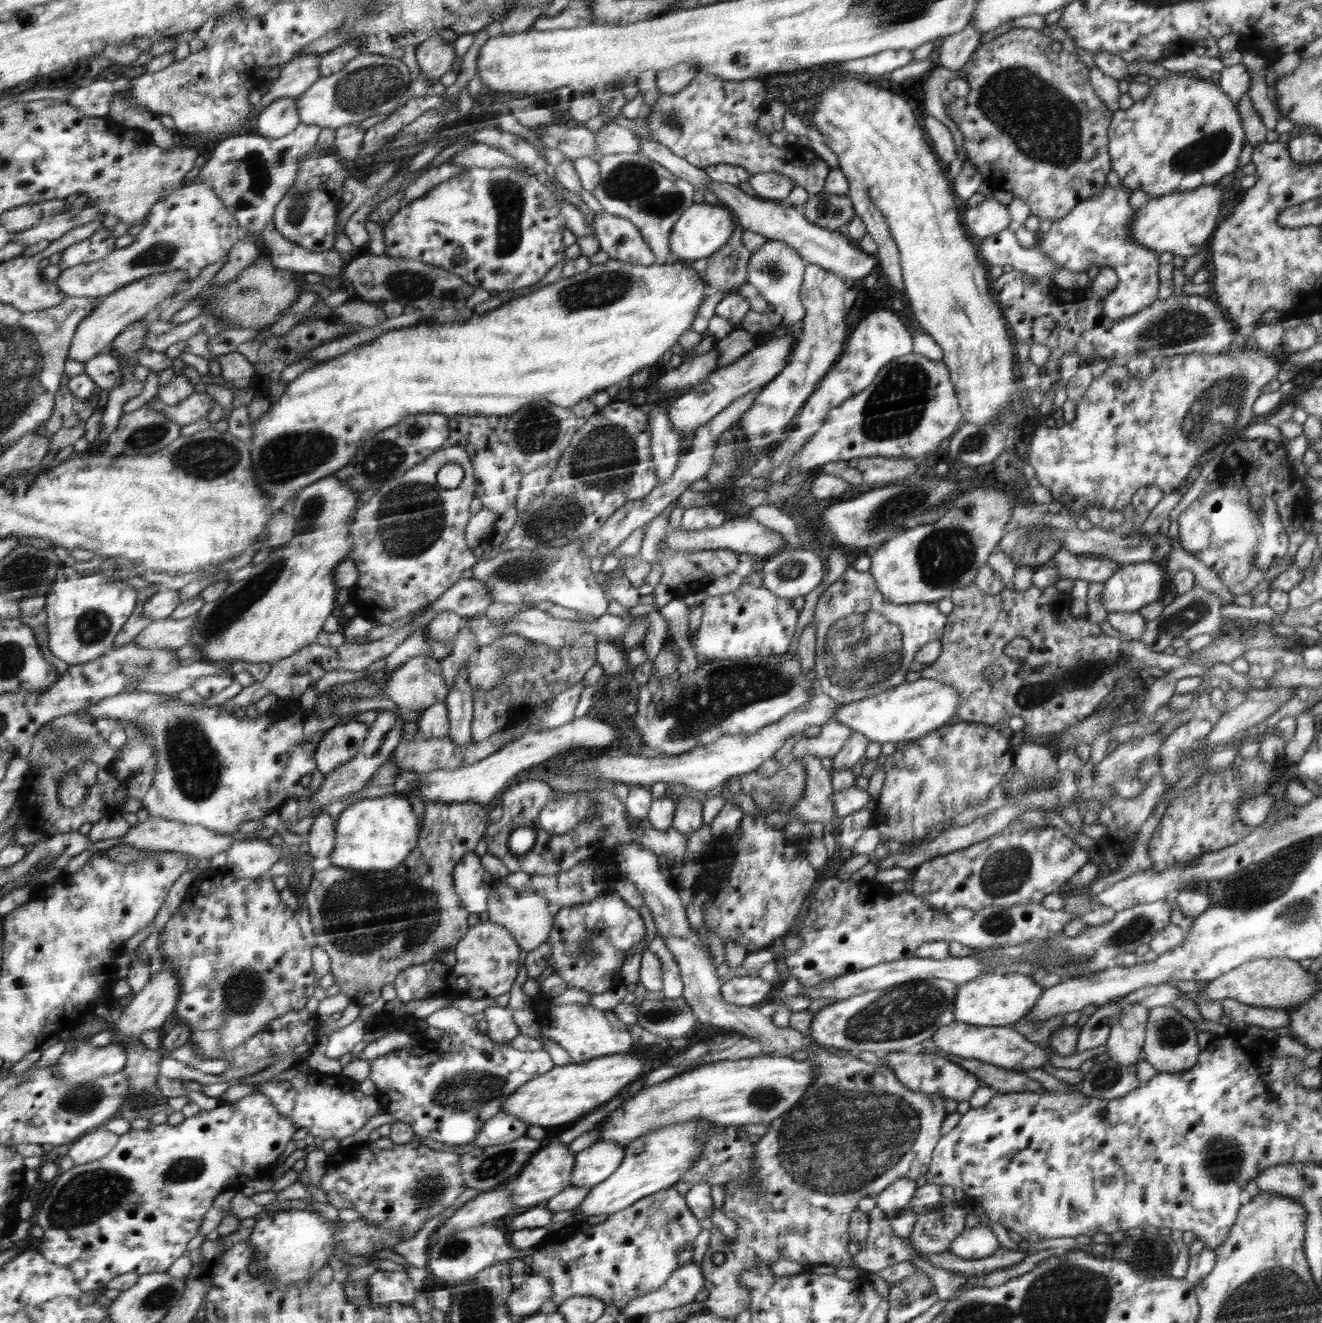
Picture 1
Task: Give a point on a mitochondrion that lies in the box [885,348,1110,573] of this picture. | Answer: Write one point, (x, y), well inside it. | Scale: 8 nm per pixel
(973, 443)

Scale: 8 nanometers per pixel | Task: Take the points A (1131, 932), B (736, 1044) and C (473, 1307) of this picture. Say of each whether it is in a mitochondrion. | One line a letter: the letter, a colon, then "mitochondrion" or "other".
A: mitochondrion
B: other
C: mitochondrion

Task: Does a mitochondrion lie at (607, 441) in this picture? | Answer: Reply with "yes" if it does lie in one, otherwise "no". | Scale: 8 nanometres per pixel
yes

